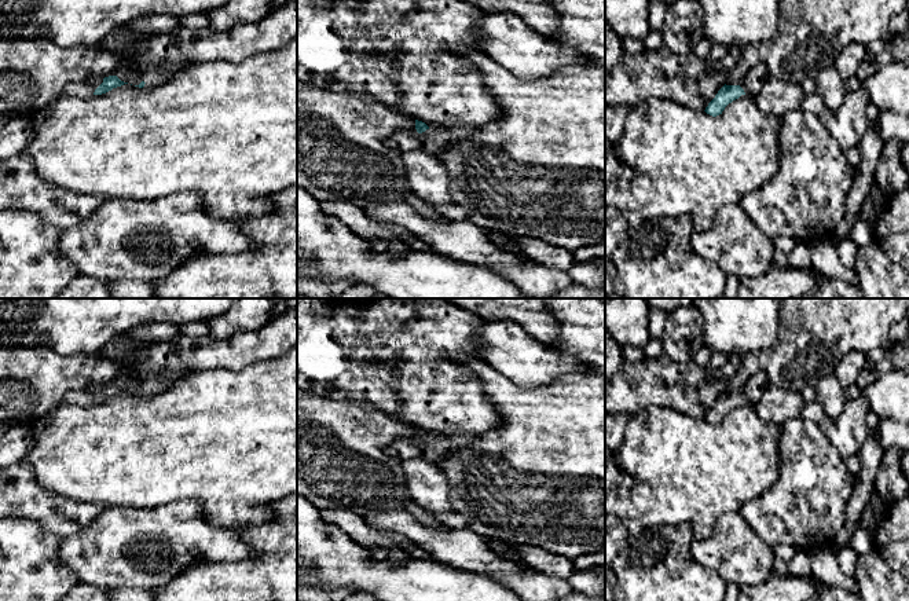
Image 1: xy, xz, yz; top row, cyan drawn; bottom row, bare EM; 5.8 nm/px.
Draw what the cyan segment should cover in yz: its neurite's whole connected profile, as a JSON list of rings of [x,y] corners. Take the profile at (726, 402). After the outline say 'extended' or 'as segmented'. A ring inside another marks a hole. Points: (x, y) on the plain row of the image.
[[[756,371],[743,386],[740,393],[723,393],[715,406],[705,415],[705,421],[716,425],[722,422],[725,415],[733,408],[738,407],[741,403],[756,404],[767,385],[766,374],[763,371]]]; extended

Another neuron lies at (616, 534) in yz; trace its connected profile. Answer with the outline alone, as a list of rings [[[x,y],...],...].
[[[605,516],[605,575],[611,572],[613,560],[626,546],[630,532],[626,524],[616,516]]]

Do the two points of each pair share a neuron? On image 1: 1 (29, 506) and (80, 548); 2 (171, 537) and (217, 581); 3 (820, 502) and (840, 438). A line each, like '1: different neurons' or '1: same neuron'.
1: different neurons
2: different neurons
3: different neurons

